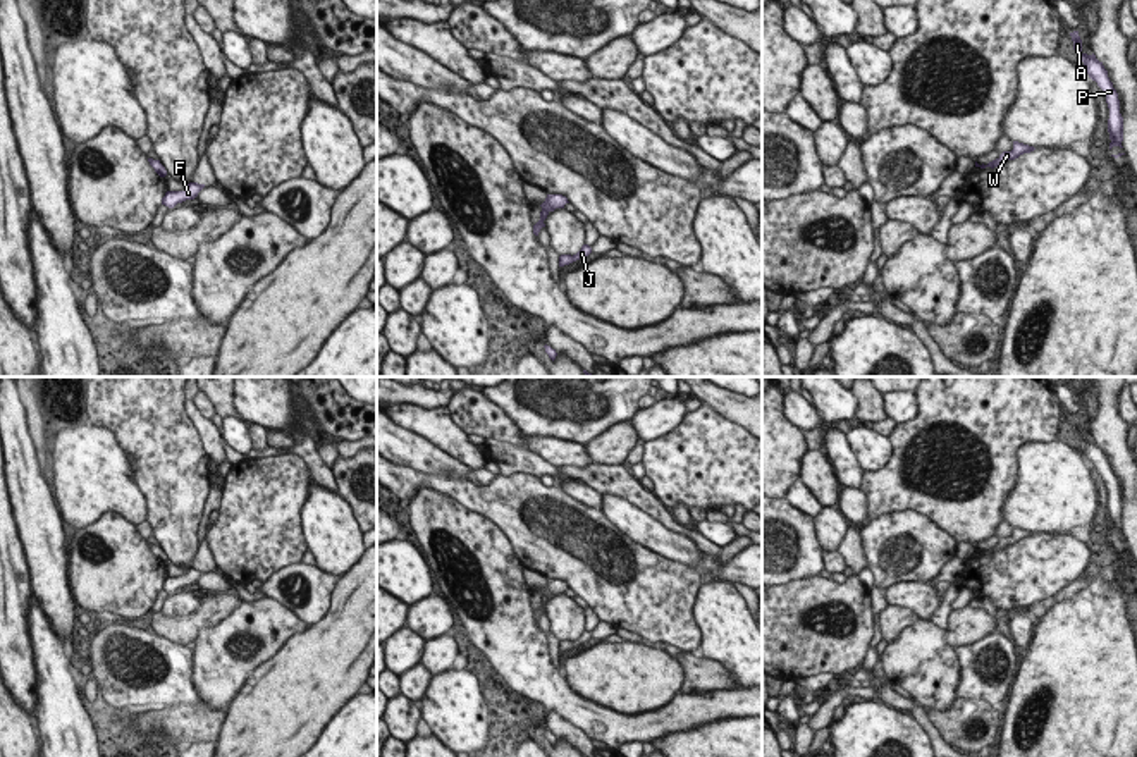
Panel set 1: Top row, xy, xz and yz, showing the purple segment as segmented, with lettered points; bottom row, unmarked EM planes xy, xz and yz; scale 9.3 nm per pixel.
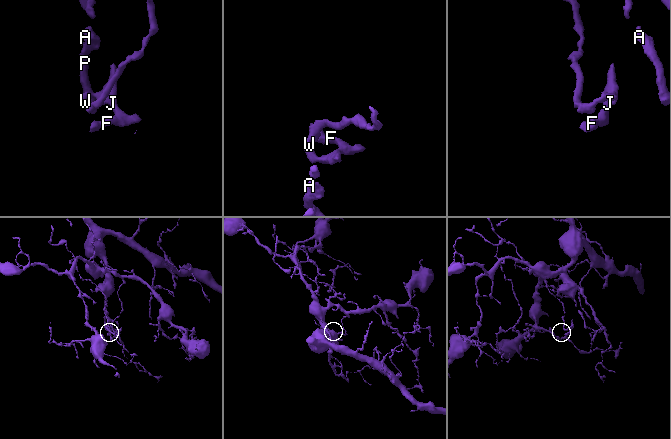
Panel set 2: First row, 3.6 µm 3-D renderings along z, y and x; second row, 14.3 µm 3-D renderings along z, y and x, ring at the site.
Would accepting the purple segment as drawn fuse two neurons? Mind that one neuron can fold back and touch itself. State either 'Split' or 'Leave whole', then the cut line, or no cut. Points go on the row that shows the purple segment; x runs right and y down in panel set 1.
Leave whole. No split.

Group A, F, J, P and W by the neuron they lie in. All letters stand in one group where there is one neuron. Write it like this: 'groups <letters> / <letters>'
groups A F J P W

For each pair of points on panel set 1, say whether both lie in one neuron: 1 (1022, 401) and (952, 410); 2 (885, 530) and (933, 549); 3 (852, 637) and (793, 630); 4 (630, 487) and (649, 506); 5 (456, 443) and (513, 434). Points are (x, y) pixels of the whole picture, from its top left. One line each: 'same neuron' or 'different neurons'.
1: same neuron
2: same neuron
3: same neuron
4: same neuron
5: different neurons

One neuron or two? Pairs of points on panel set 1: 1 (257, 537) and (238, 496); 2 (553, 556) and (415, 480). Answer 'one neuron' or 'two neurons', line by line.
1: one neuron
2: one neuron

